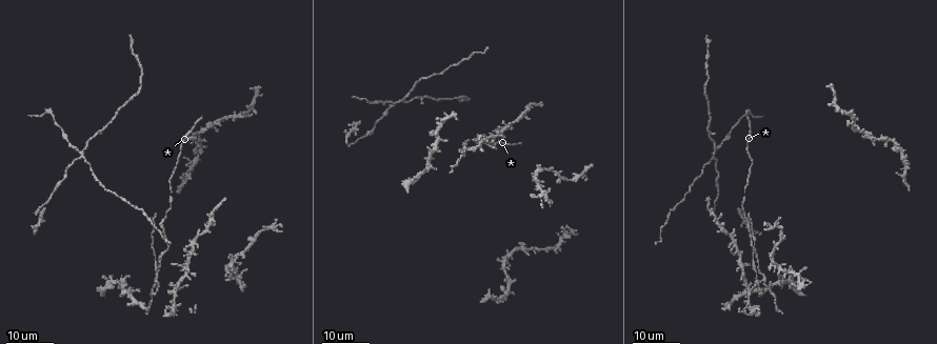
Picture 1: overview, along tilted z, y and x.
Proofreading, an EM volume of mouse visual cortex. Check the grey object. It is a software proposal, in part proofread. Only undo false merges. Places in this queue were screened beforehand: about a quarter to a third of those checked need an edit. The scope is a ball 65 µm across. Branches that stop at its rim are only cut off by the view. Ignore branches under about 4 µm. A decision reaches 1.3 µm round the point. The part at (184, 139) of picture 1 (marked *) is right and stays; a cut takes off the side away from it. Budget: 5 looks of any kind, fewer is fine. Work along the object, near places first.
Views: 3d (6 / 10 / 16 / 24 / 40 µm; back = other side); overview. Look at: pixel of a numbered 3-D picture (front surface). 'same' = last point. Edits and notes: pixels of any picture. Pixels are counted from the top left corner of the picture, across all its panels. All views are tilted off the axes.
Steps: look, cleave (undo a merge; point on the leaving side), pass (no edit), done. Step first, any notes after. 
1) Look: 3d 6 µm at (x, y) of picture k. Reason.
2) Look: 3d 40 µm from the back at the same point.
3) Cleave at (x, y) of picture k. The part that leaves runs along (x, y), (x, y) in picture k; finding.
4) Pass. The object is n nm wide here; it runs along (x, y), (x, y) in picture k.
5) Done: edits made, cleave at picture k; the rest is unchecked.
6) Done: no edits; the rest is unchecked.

Look: 3d 24 µm at (214, 214) of picture 1. Three arms meet.

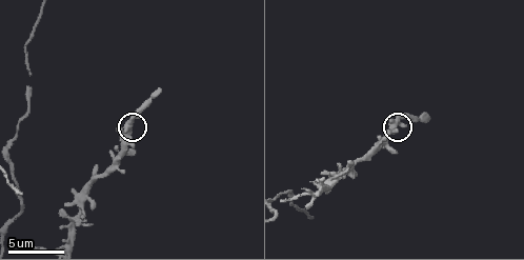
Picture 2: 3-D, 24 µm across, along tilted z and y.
Look: 3d 6 µm at (391, 123) of picture 2.

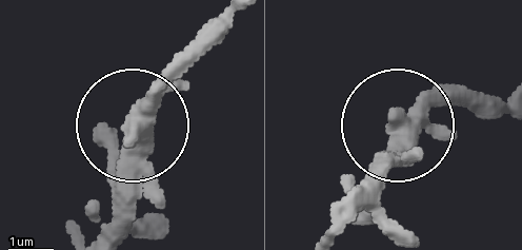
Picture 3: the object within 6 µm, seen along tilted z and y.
Pass. 3 arms meet here; one cell here.

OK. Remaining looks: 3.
Look: 3d 24 µm at (176, 287) of picture 1.

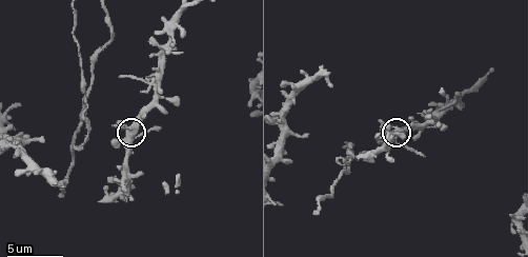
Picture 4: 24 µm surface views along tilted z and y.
Look: 3d 10 µm at (130, 138) of picture 4. Zoom in.

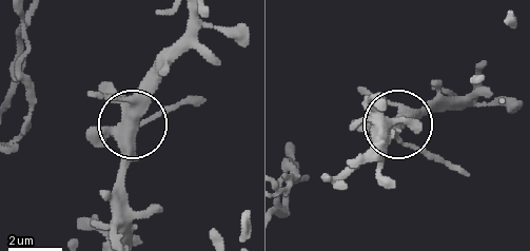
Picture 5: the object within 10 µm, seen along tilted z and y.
Pass. The side arm is 11 µm long; one cell here.

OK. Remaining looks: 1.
Look: 3d 6 µm at (346, 171) of picture 4. Side arm on a straight run.

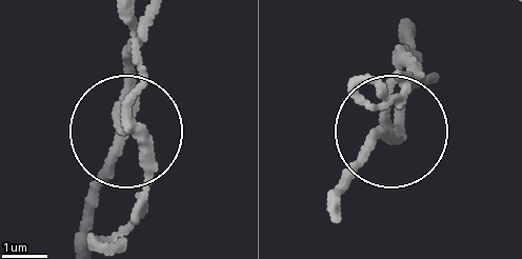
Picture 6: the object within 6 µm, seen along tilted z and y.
Cleave at (128, 125) of picture 6. The object is 230 nm wide here; two cells meet here.

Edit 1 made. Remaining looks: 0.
Done: edits made, cleave at picture 6; the rest is unchecked.

